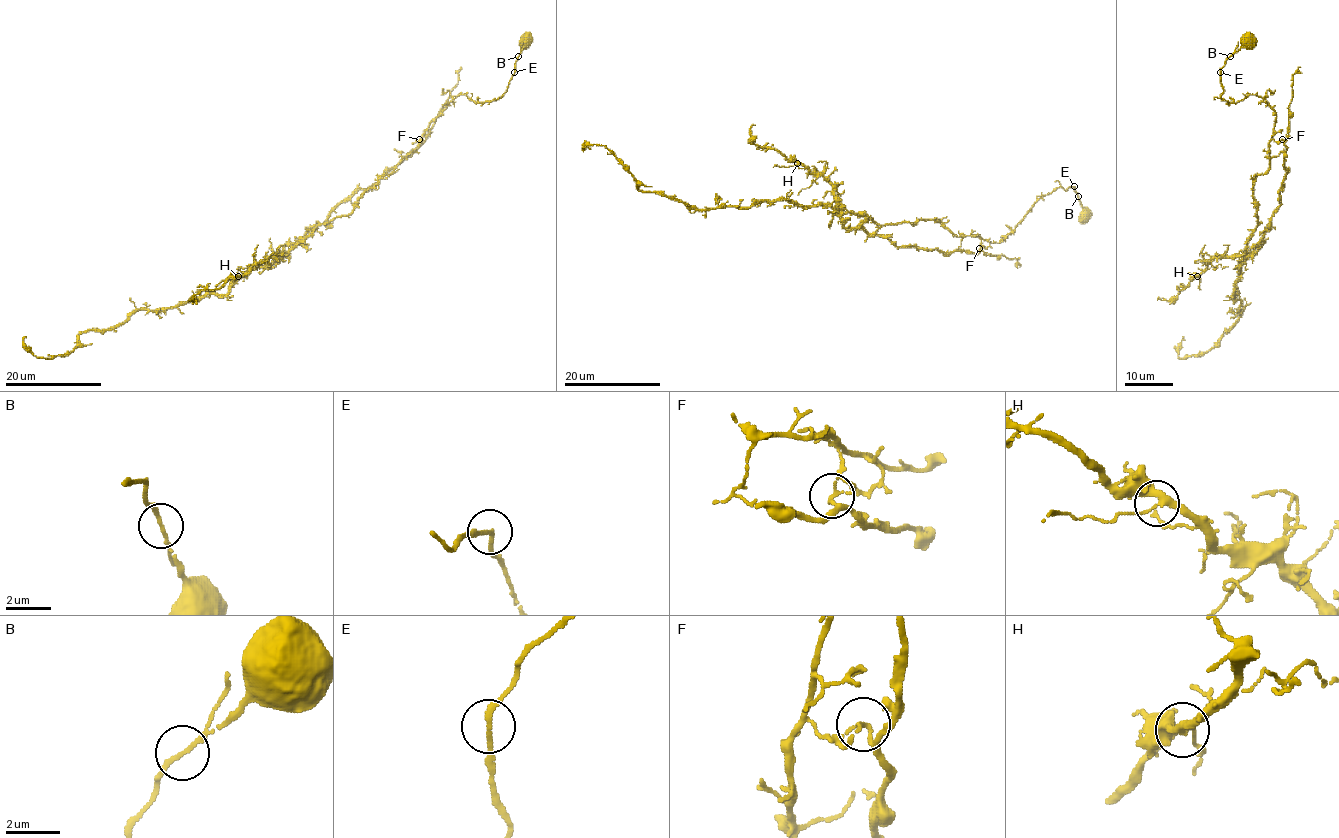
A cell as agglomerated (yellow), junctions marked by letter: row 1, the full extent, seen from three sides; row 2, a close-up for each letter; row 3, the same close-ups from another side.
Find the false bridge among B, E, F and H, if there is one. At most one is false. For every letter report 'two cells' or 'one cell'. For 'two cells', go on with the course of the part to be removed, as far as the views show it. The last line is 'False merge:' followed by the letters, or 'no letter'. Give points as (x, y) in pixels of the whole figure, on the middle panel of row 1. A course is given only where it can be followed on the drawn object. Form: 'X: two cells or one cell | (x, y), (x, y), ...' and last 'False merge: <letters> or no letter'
B: one cell
E: one cell
F: two cells | (979, 249), (896, 246), (861, 227), (845, 227), (832, 186), (778, 150), (757, 146), (750, 136), (755, 125)
H: one cell
False merge: F

